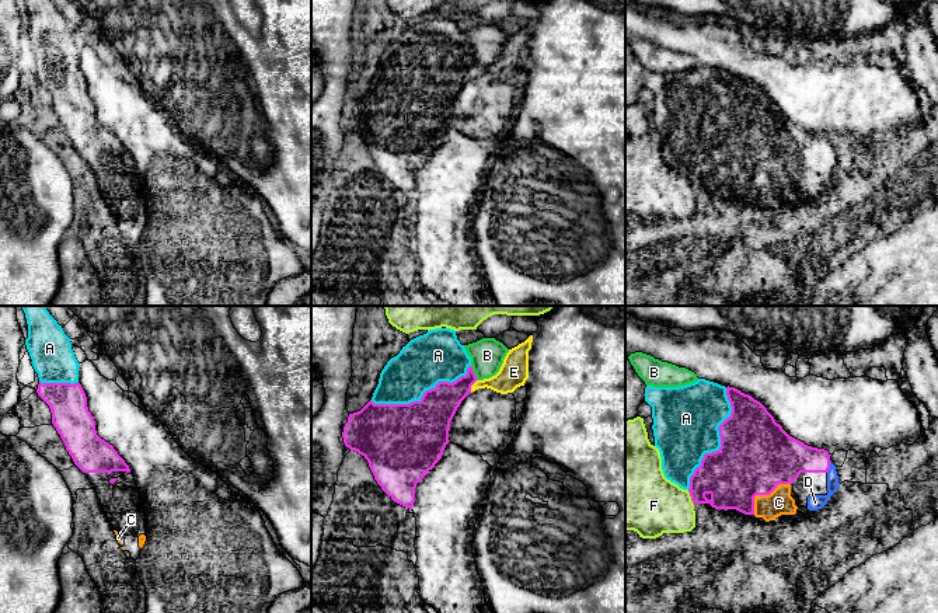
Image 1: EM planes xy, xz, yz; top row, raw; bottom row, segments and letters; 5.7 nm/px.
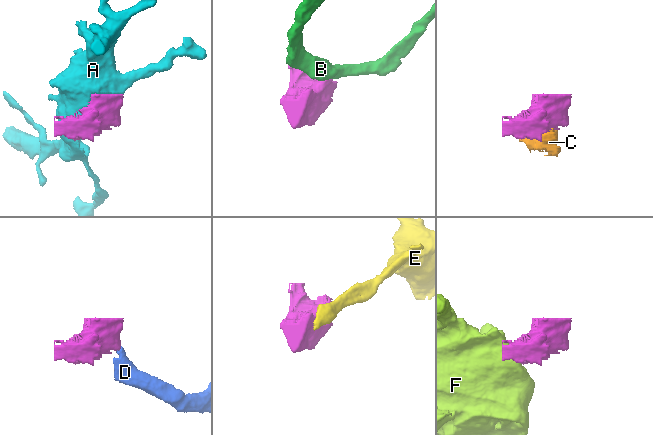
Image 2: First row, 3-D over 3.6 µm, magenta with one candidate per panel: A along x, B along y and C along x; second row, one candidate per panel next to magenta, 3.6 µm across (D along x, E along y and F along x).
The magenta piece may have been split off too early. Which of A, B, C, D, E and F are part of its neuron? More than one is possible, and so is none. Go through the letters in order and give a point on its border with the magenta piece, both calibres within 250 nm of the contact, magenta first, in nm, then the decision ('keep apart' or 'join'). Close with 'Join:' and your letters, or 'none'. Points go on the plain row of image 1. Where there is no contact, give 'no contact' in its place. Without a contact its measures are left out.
A: meets magenta in yz at (721, 128); 420 nm thick on the magenta side, 380 nm on the other; join
B: meets magenta in xz at (473, 58); 190 nm thick on the magenta side, 190 nm on the other; keep apart
C: meets magenta in yz at (763, 180); 420 nm thick on the magenta side, 150 nm on the other; join
D: meets magenta in yz at (829, 152); 240 nm thick on the magenta side, 90 nm on the other; join
E: meets magenta in xz at (471, 70); 220 nm thick on the magenta side, 160 nm on the other; keep apart
F: meets magenta in yz at (690, 181); 300 nm thick on the magenta side, 360 nm on the other; keep apart
Join: A, C, D

